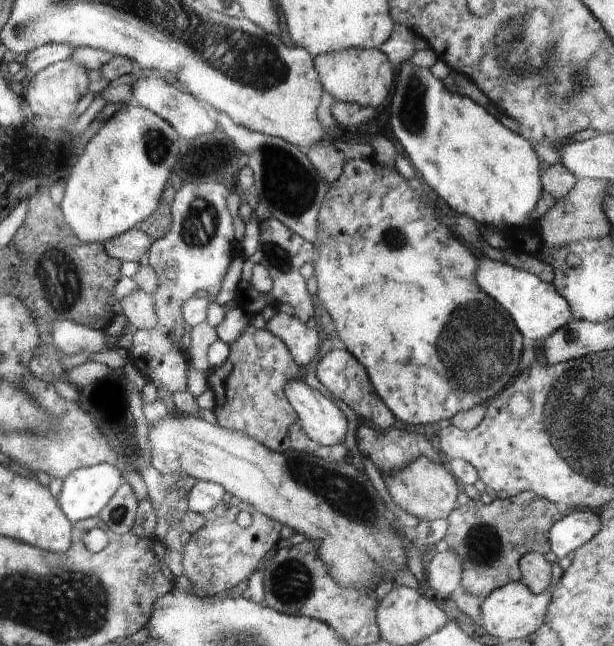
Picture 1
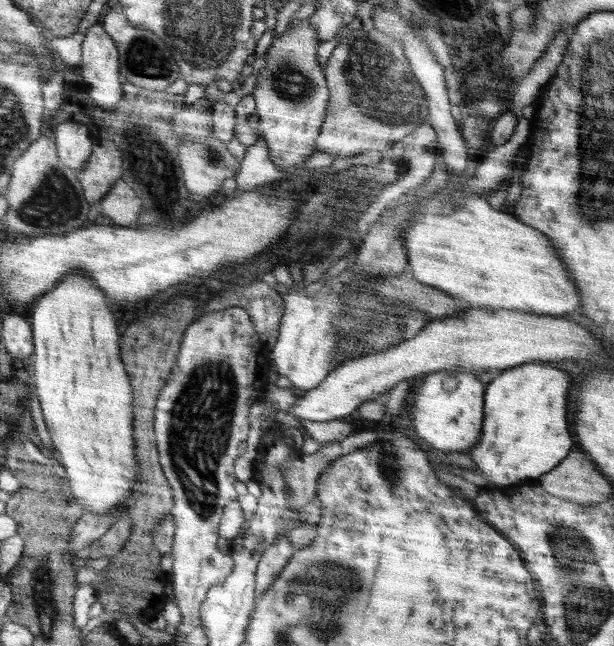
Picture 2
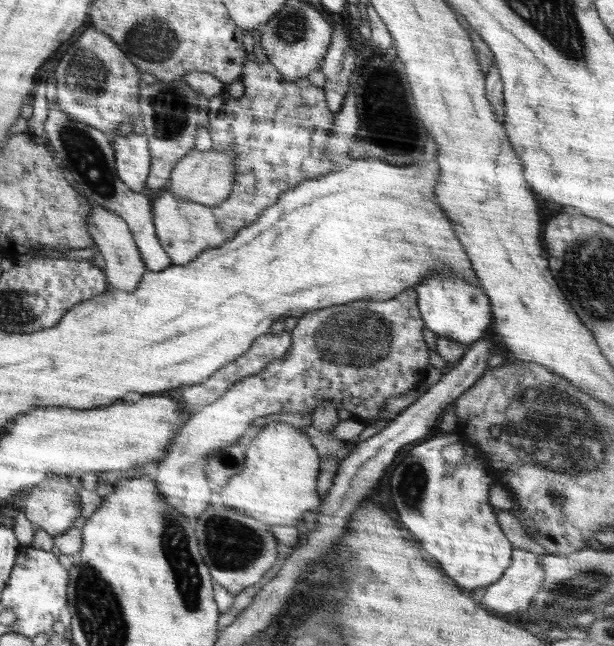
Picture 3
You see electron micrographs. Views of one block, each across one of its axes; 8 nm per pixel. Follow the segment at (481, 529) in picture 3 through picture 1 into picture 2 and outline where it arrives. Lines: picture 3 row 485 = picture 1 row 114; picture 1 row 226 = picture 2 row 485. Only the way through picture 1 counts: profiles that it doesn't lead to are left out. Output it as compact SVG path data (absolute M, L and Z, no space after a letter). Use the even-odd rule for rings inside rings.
M532 361L509 367L495 374L486 384L483 400L483 427L479 443L467 450L474 464L478 466L480 476L491 482L490 486L508 488L522 486L534 480L538 482L544 474L551 472L571 452L574 442L568 429L566 412L569 408L568 390L572 378L561 369L552 367L543 361Z

